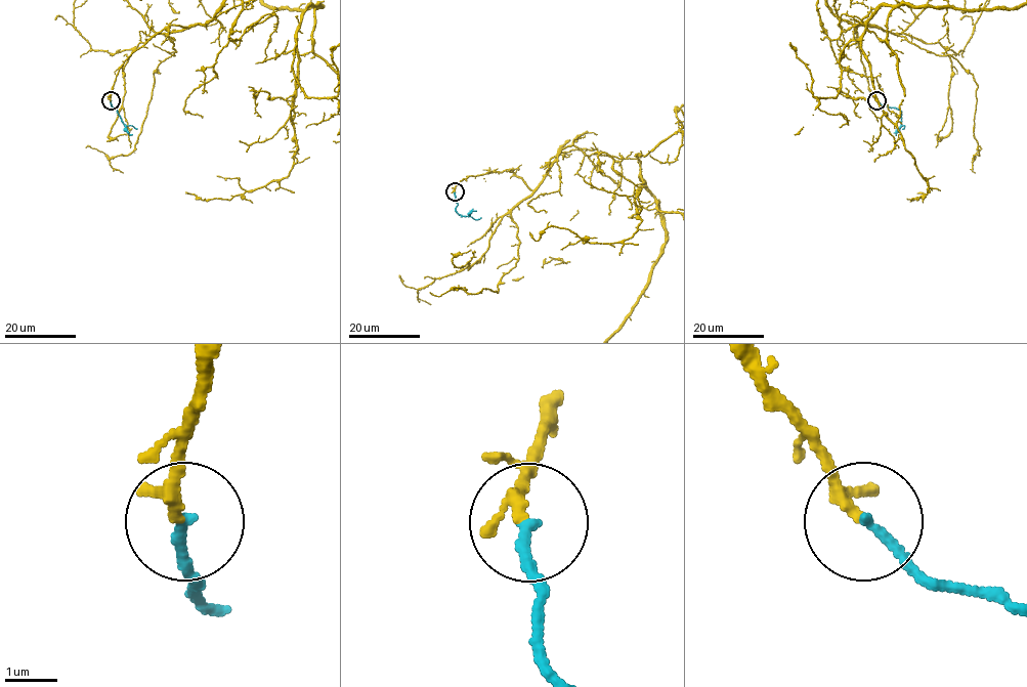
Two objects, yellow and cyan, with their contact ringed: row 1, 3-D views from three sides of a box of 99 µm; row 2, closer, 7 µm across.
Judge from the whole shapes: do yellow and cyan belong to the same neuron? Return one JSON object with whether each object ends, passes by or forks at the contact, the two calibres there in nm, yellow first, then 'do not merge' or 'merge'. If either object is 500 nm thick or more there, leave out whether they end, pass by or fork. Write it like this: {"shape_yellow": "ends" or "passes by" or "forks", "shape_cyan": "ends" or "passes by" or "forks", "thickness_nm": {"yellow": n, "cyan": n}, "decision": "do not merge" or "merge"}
{"shape_yellow": "passes by", "shape_cyan": "ends", "thickness_nm": {"yellow": 180, "cyan": 200}, "decision": "merge"}

